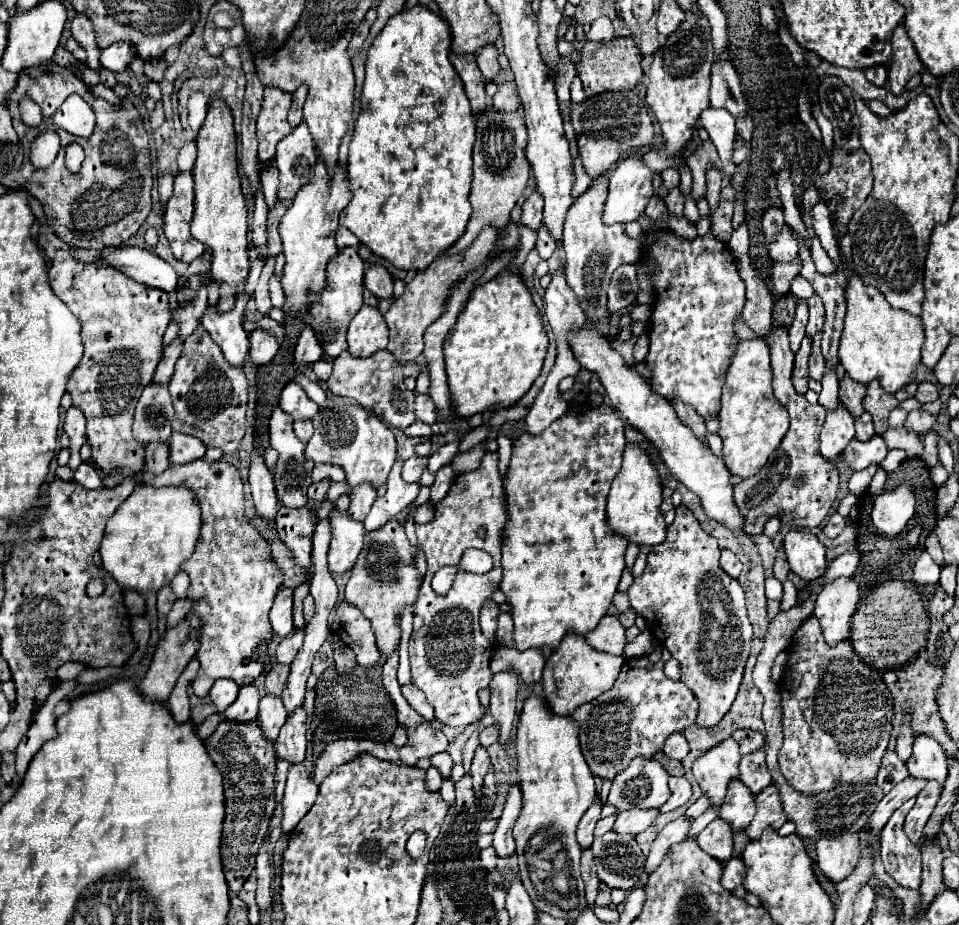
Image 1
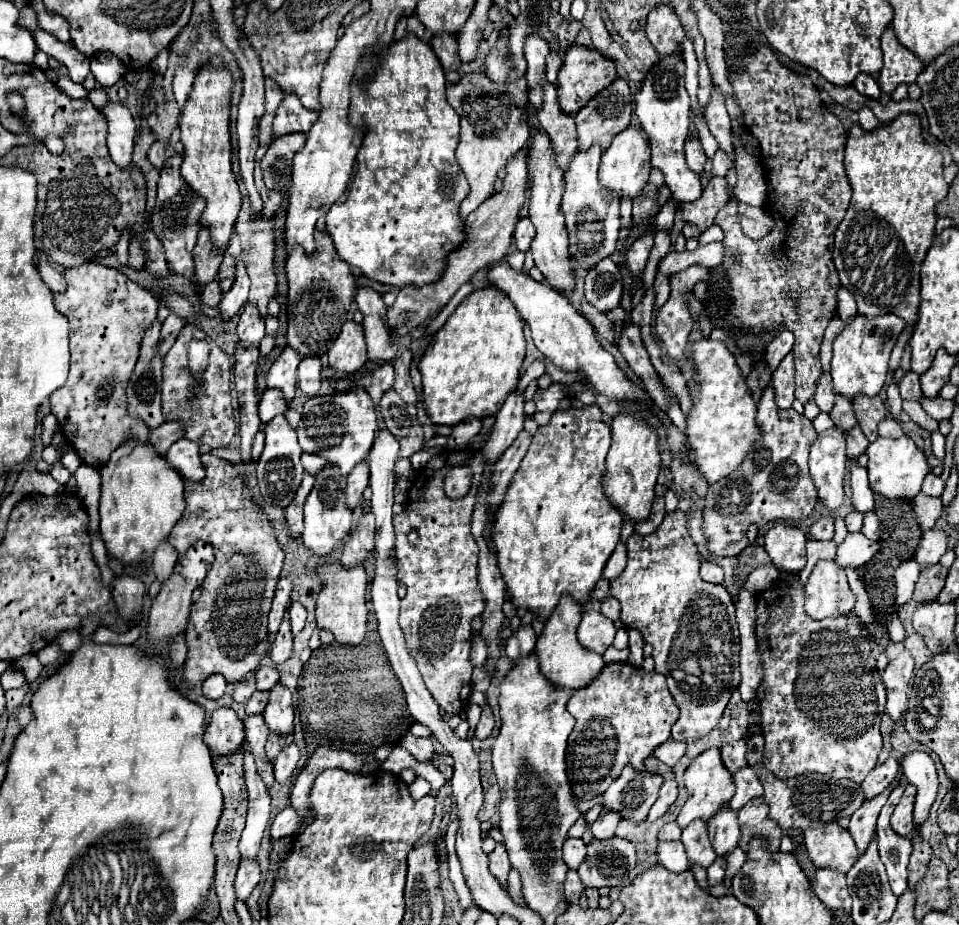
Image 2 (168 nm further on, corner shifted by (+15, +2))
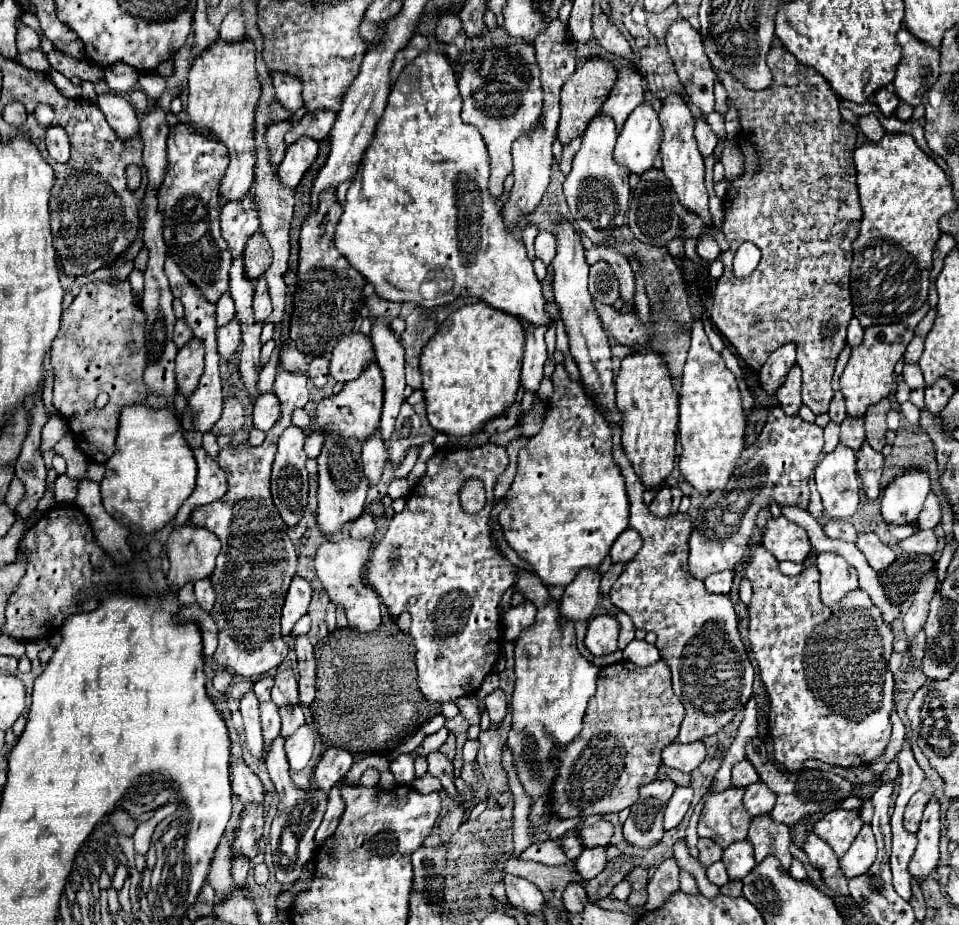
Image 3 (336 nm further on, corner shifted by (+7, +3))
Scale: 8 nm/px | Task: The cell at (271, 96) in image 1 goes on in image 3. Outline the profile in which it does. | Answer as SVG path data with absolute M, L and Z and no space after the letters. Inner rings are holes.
M273 74L273 84L275 84L275 92L277 92L277 100L287 108L287 110L299 110L303 106L303 98L301 98L301 82L297 80L297 76L289 76L289 74Z

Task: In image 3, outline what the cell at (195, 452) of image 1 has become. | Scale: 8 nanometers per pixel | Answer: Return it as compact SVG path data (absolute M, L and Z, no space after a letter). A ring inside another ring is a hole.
M193 448L193 454L197 460L197 486L195 486L193 494L189 496L189 500L185 500L185 504L177 512L177 516L175 516L177 526L181 526L181 524L185 524L185 520L189 520L189 512L193 512L193 508L211 504L211 502L223 498L227 492L227 476L219 468L219 464L215 460L211 460L203 448Z

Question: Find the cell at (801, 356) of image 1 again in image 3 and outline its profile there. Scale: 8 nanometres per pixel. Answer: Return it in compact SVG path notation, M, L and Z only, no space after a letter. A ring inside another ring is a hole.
M793 366L789 370L785 384L777 390L775 396L779 400L781 410L787 416L795 416L799 412L801 408L801 368L799 366Z

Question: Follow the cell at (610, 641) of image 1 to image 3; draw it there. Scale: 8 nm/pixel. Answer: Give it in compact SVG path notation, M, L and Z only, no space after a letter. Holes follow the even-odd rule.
M609 614L595 616L589 622L585 646L593 656L605 656L617 650L617 638L619 638L619 622Z

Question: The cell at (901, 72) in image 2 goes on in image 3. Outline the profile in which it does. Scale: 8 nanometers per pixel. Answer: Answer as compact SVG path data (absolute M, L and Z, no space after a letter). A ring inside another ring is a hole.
M899 30L897 42L903 48L903 60L895 76L897 96L909 104L919 106L921 96L937 82L939 76L939 48L933 48L917 38L909 30Z

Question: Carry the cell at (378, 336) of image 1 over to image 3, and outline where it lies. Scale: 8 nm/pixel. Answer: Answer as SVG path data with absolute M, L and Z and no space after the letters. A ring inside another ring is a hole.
M361 332L345 336L331 352L331 378L335 382L355 380L361 370L375 358L371 338Z

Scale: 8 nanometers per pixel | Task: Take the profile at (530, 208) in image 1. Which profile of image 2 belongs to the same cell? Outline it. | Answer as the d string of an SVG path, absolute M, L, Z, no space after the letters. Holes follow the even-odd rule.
M519 217L517 225L515 225L515 233L513 233L517 249L519 249L519 251L527 251L533 235L535 235L535 229L533 229L531 219L529 219L529 217Z

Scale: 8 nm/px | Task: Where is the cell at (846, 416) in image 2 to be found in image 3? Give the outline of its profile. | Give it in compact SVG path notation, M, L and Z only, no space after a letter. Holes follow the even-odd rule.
M845 418L841 424L841 444L847 448L853 448L855 456L861 450L861 444L865 442L865 428L863 428L863 418Z

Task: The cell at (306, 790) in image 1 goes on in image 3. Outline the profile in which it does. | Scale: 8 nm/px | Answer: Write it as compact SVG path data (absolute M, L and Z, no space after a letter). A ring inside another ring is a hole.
M309 724L299 726L297 732L285 740L285 752L293 772L299 772L307 766L313 754L313 746L315 746L315 732Z

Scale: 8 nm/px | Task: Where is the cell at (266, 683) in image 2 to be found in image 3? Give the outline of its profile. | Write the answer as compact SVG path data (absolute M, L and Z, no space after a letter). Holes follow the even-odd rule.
M263 676L255 682L253 690L255 690L259 702L267 702L271 698L271 688L273 688L273 678L271 676Z

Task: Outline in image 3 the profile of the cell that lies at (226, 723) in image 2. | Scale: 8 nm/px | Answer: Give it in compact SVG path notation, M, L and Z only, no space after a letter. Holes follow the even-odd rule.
M231 762L231 788L241 804L263 804L265 790L255 772L243 762Z

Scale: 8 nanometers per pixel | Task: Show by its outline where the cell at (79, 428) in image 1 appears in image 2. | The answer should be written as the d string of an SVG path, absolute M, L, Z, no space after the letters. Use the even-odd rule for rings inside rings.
M55 461L55 463L53 463L53 467L51 467L51 477L53 477L57 483L65 485L65 483L67 483L67 479L71 477L71 473L61 465L61 461Z

